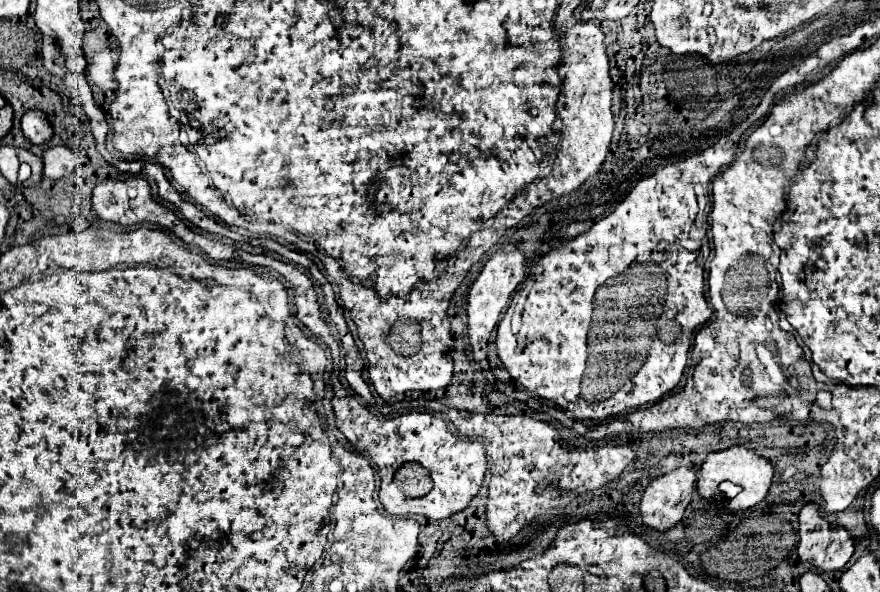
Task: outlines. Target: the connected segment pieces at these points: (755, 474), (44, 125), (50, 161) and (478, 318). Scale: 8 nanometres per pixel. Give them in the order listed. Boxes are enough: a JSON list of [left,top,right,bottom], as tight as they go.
[[698,446,774,512],[22,110,52,144],[42,146,78,180],[468,250,526,350]]

